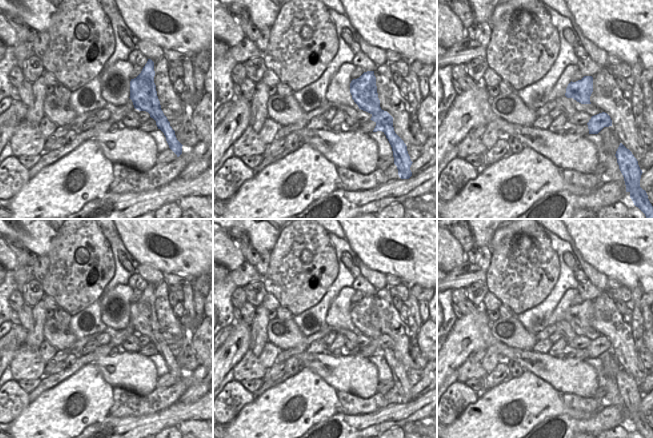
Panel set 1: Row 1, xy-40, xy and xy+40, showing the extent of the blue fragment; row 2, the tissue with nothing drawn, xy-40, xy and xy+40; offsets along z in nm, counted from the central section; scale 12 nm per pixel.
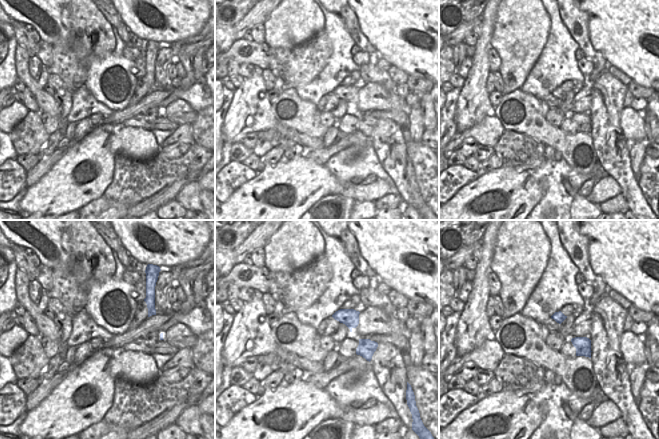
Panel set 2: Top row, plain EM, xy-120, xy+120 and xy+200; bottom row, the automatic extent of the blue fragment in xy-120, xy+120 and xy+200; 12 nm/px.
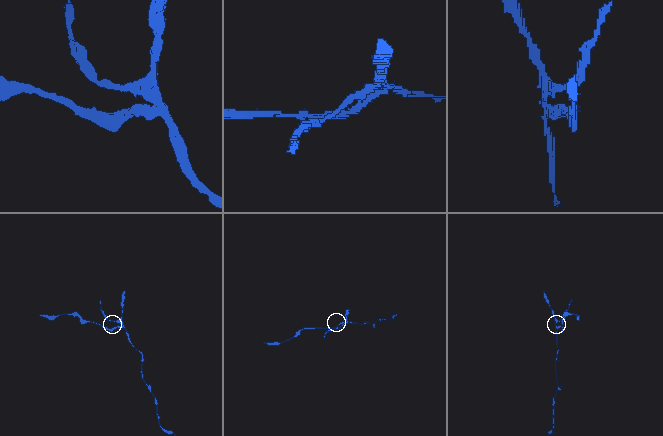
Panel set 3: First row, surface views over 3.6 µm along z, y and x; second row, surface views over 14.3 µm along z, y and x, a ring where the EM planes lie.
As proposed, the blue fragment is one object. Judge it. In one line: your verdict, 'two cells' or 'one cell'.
two cells

